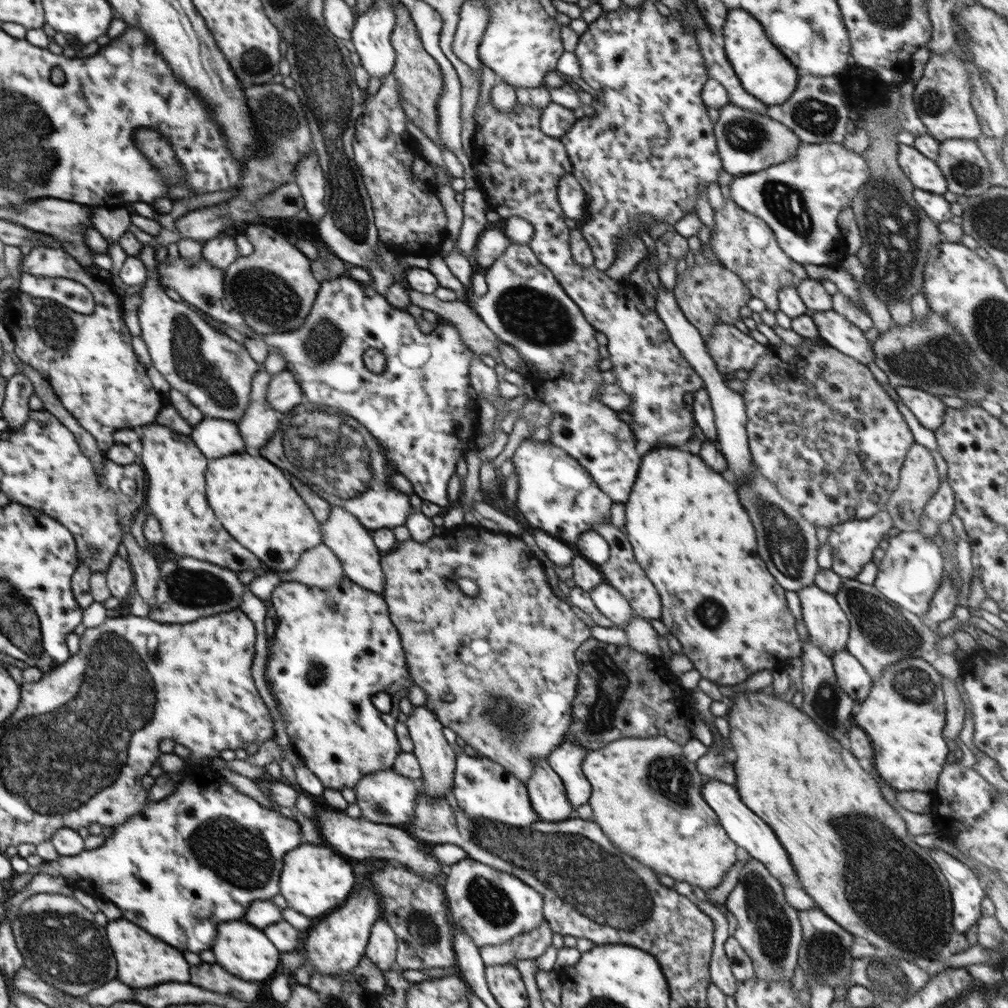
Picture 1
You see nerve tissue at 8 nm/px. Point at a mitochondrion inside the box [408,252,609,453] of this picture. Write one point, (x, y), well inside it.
(539, 319)

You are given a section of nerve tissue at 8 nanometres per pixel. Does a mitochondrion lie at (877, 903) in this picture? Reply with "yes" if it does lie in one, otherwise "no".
yes

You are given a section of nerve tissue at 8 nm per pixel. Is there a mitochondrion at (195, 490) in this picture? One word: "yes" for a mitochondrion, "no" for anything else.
no

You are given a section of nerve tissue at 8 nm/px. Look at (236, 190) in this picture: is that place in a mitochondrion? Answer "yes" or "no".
no

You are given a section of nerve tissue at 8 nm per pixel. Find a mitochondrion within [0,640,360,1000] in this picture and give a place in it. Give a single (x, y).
(67, 948)

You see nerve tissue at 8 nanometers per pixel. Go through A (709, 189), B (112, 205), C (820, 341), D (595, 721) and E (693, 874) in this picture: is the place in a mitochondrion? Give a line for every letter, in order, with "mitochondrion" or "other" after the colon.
A: other
B: other
C: other
D: mitochondrion
E: other

